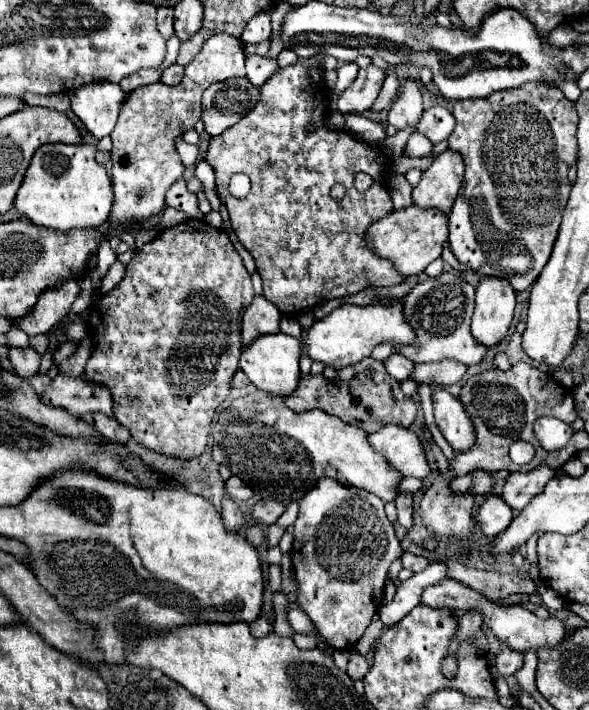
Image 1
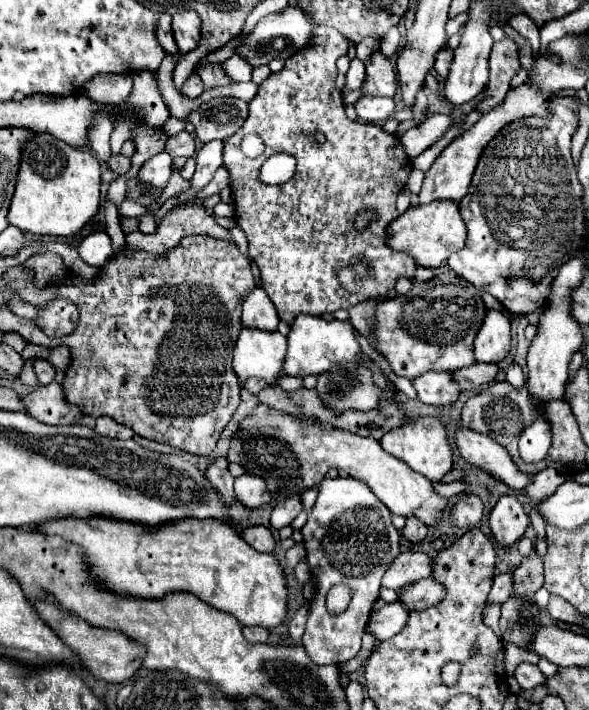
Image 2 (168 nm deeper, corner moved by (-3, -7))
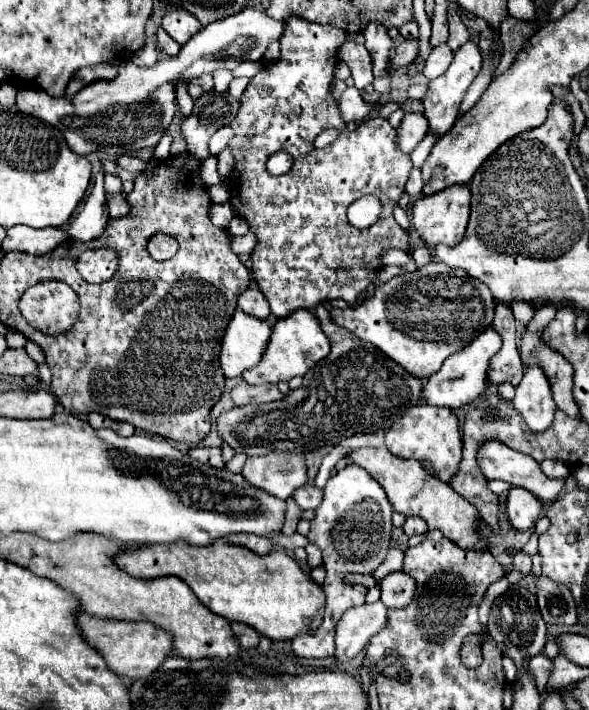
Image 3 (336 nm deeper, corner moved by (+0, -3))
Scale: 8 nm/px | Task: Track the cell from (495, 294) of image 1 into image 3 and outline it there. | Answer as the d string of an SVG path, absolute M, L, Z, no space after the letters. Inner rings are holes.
M487 327L487 331L481 331L477 339L471 345L467 345L463 351L447 357L441 369L423 381L423 403L457 409L481 397L487 385L489 359L501 349L501 343L503 343L501 335L493 327Z

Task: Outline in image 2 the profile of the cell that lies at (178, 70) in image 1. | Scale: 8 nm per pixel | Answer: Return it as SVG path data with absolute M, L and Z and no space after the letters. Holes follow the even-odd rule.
M192 73L192 75L188 77L188 81L184 83L184 87L182 87L182 93L184 93L186 97L194 99L194 97L200 97L202 91L204 91L204 85L202 85L200 75L198 75L198 73Z

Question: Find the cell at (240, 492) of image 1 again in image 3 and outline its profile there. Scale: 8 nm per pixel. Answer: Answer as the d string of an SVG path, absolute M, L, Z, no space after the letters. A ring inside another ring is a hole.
M273 451L265 457L247 457L247 463L241 471L241 475L261 491L269 491L269 495L275 495L277 499L289 499L293 491L307 481L307 467L301 453L293 451Z

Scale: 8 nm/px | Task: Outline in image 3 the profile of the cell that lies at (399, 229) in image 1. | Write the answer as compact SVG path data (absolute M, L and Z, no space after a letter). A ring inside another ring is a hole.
M469 185L463 187L447 187L447 191L439 191L429 197L419 197L413 207L411 207L411 227L419 233L419 239L427 247L437 247L439 243L455 247L455 243L461 243L467 221L469 221L469 199L471 191L467 189Z

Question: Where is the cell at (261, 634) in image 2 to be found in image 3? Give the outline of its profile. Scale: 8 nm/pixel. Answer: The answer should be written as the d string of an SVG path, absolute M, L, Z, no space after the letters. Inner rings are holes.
M231 623L231 627L233 627L233 633L237 635L241 647L249 649L249 647L257 647L257 645L259 645L261 635L259 635L253 627L249 627L249 625L245 625L245 623Z

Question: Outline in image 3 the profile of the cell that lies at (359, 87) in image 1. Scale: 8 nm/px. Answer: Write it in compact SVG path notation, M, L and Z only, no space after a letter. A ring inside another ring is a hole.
M371 23L363 31L365 47L373 59L373 75L379 79L379 75L389 75L389 57L391 57L391 37L387 35L387 29L379 23Z

